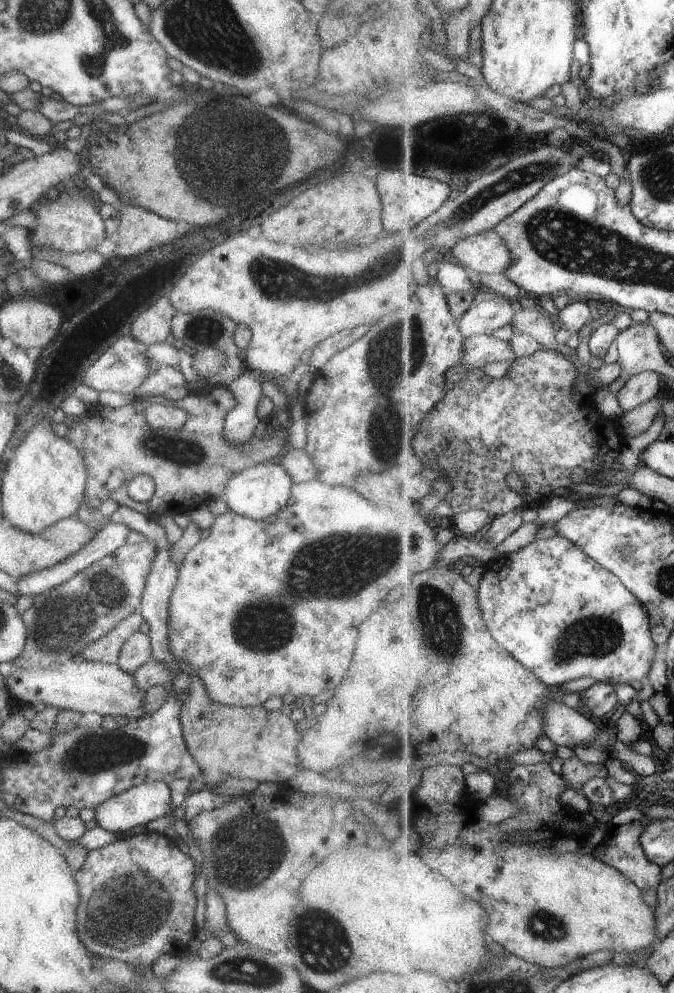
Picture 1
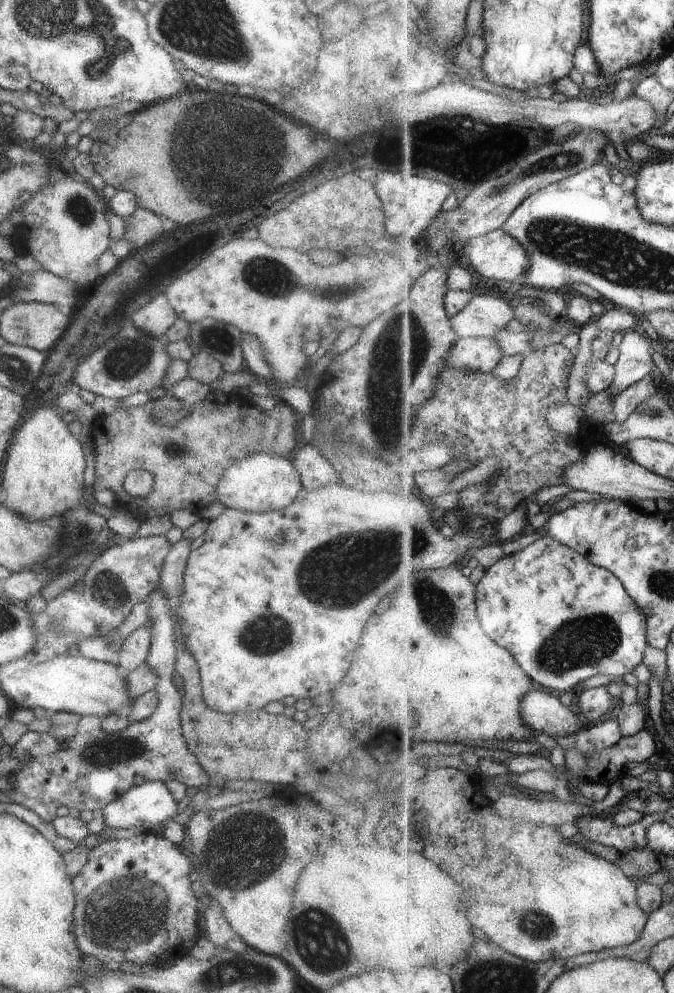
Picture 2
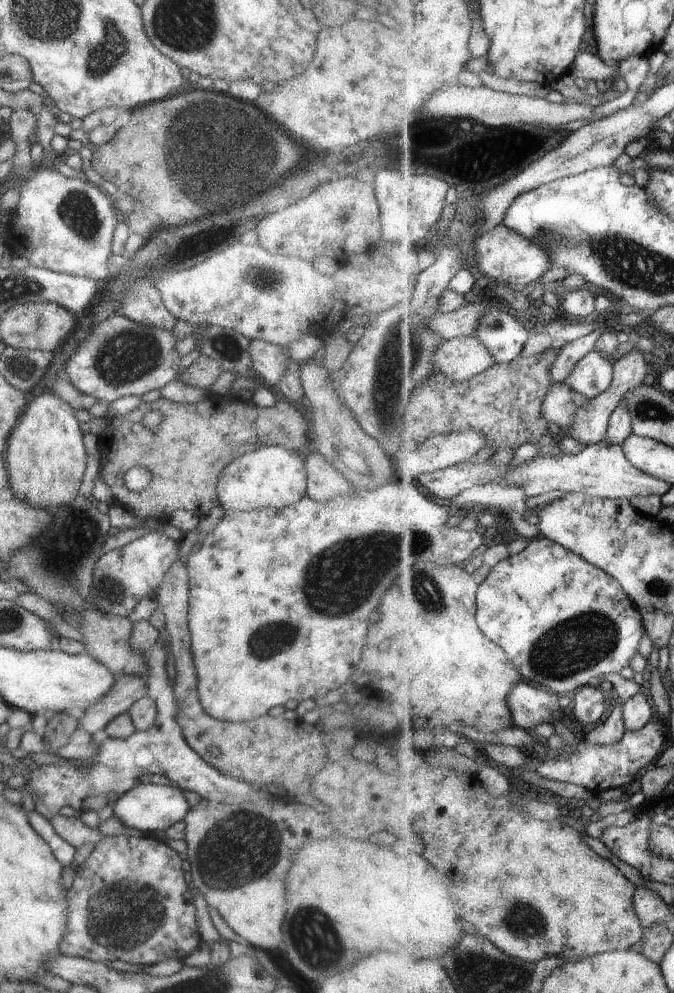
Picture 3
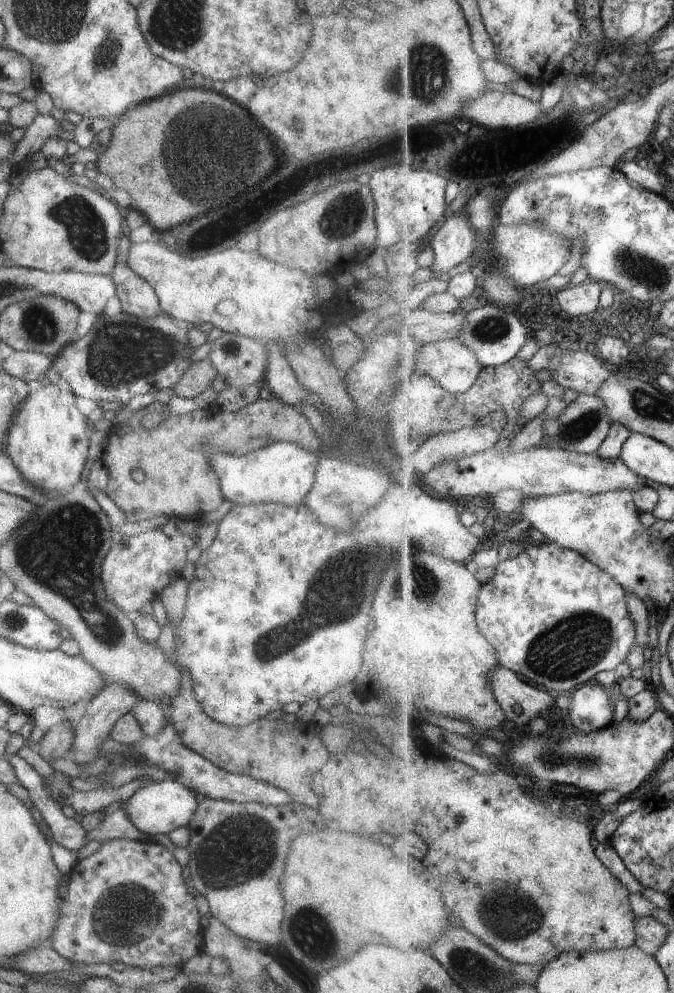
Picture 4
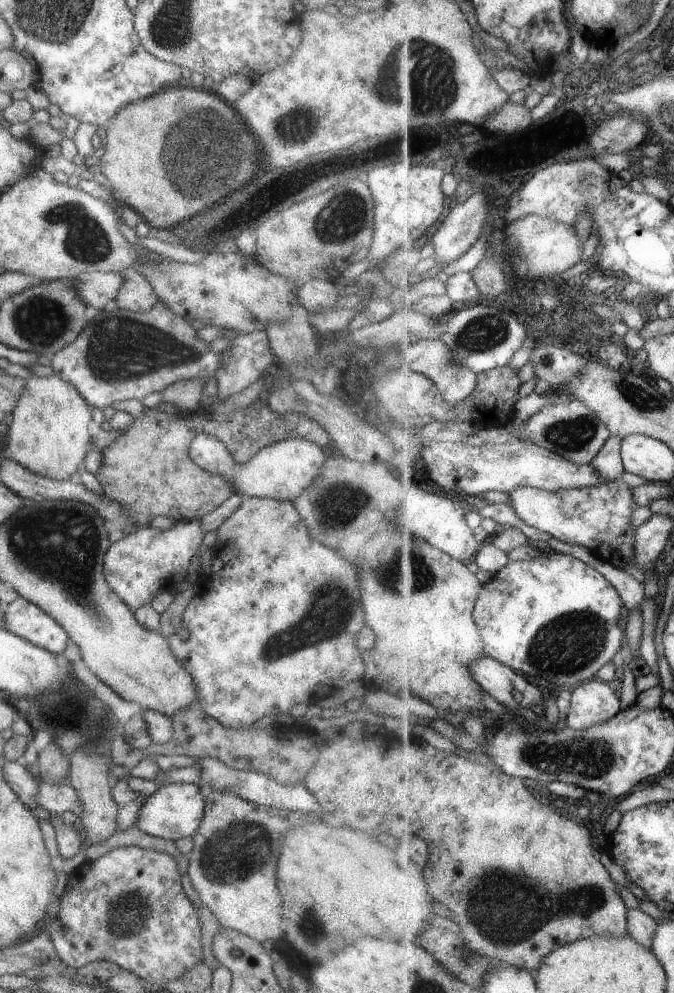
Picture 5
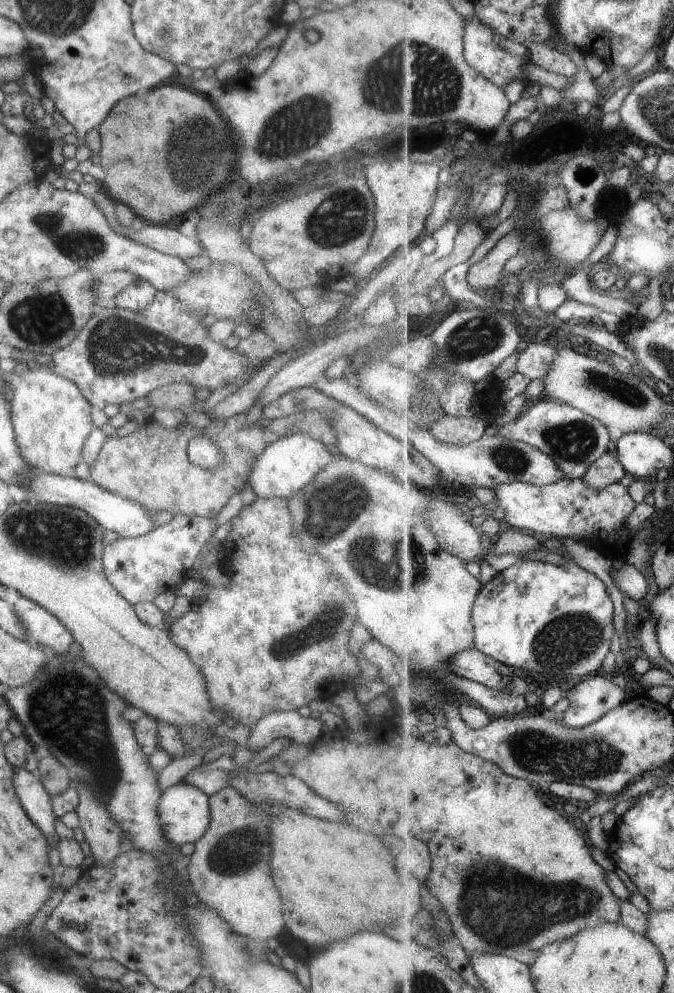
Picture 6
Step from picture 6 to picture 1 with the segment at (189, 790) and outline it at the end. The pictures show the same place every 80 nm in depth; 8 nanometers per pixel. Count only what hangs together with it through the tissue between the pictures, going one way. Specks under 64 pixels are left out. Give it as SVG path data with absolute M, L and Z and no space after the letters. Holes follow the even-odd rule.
M151 781L129 787L119 794L110 796L94 808L94 820L98 827L111 832L123 832L129 829L144 829L144 825L157 816L168 816L169 787L161 781Z

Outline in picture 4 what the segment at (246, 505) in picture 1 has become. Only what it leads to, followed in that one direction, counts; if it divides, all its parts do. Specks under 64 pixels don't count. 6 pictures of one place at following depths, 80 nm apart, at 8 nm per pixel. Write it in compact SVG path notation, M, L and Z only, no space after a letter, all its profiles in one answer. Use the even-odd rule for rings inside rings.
M277 441L240 457L221 452L208 455L206 459L218 476L221 496L233 505L277 503L289 506L301 502L307 494L320 453L290 442Z

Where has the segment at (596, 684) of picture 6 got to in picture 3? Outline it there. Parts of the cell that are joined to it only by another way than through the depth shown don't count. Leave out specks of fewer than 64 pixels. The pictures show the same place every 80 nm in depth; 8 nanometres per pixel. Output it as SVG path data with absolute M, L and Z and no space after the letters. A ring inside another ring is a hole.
M585 685L576 691L570 709L581 723L595 725L603 722L609 703L610 698L605 698L601 687Z

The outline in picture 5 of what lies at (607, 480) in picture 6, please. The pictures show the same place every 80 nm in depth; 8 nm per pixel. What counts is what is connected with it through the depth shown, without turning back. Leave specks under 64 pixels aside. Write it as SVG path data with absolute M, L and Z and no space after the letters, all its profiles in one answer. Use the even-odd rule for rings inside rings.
M612 434L591 462L601 476L611 481L621 478L626 471L622 459L623 439L624 436Z

